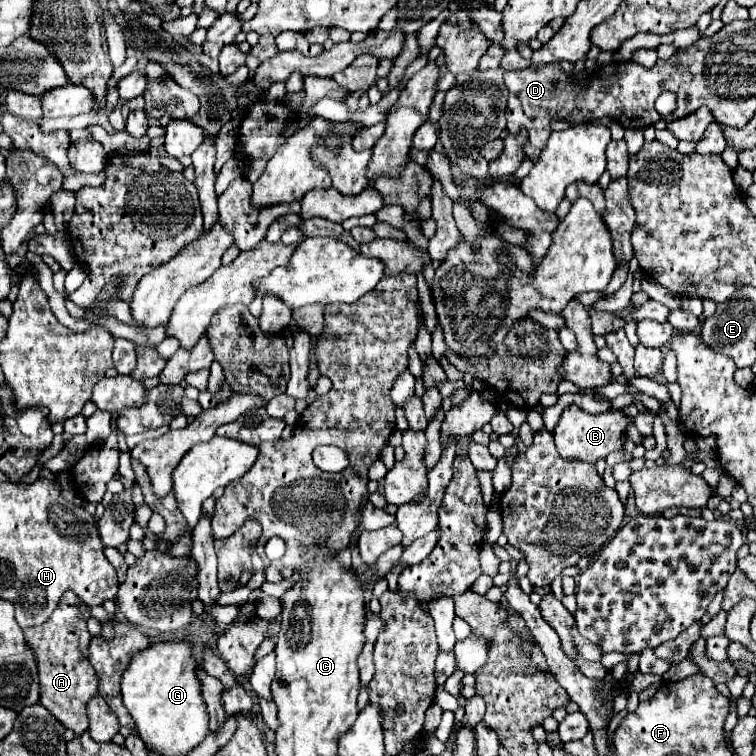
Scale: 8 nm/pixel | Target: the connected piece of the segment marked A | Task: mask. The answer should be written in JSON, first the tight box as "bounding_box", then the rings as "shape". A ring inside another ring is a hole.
{"bounding_box":[25,591,97,735],"shape":[[[66,591],[59,601],[53,615],[39,627],[29,627],[25,639],[35,651],[37,669],[41,677],[41,705],[51,711],[67,729],[73,729],[75,735],[81,735],[87,729],[87,701],[97,695],[97,673],[93,671],[87,649],[89,649],[89,631],[87,621],[91,613],[72,591]],[[53,625],[71,625],[71,627],[53,627]]]}

